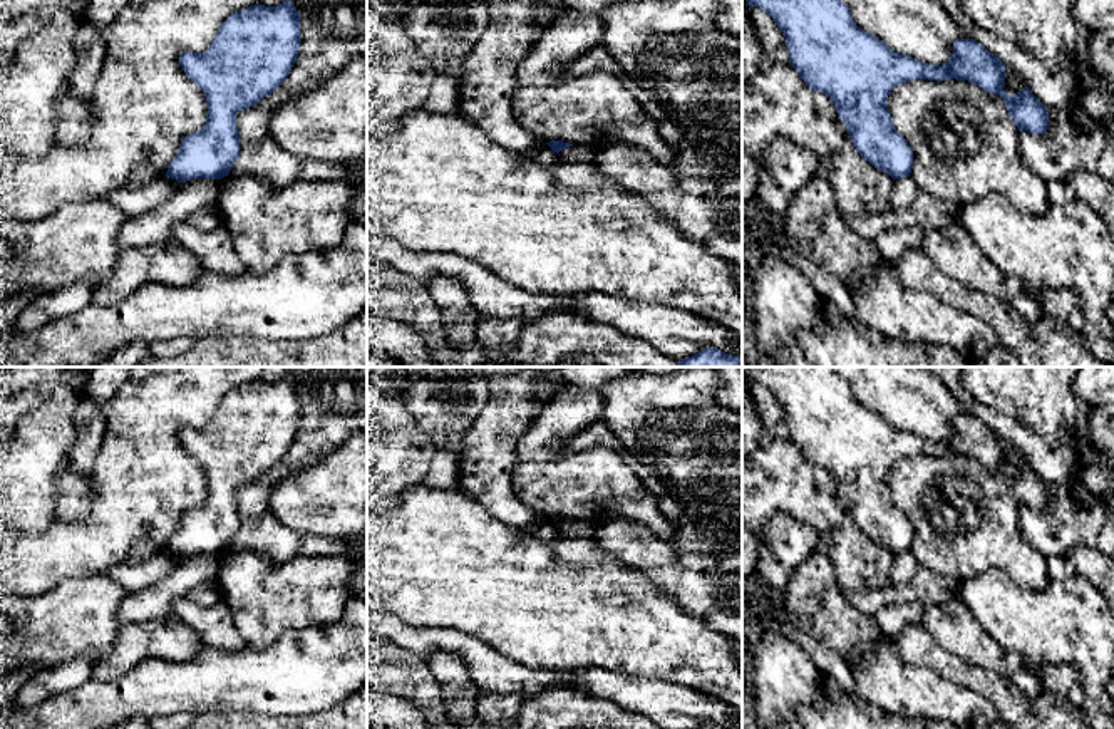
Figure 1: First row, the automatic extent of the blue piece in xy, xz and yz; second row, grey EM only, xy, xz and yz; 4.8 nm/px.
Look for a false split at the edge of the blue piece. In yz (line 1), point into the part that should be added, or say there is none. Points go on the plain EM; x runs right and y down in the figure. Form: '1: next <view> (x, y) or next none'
1: next none

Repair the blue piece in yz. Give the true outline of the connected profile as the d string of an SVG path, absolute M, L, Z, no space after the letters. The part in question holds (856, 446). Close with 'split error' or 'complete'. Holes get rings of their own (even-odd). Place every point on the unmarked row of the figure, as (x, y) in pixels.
M744 367L744 372L749 382L759 382L764 385L781 404L786 412L789 437L812 468L823 468L833 476L859 531L883 548L888 548L893 555L910 551L913 543L913 526L906 514L896 506L891 496L891 488L886 481L891 466L903 458L916 454L936 458L950 454L968 456L988 469L1000 471L1007 481L1008 491L1013 494L1020 508L1044 509L1049 504L1047 483L1029 466L1027 461L1015 471L1008 471L1003 466L1005 439L973 414L957 414L953 417L953 429L946 439L925 439L906 429L891 426L883 416L859 404L854 399L849 384L836 374L833 367Z; complete

